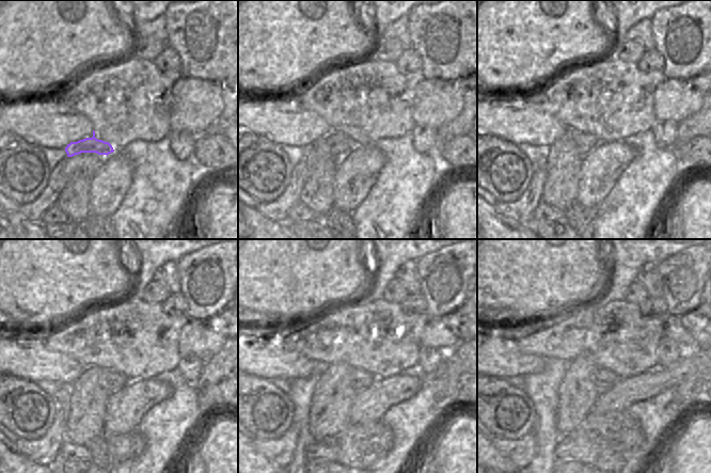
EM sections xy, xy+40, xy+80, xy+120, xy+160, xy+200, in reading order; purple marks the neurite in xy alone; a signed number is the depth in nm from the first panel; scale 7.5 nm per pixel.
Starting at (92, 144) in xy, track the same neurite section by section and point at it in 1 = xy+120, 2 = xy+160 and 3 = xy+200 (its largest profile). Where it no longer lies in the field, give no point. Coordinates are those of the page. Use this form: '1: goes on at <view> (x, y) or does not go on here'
1: goes on at xy+120 (112, 381)
2: goes on at xy+160 (360, 380)
3: goes on at xy+200 (603, 379)

